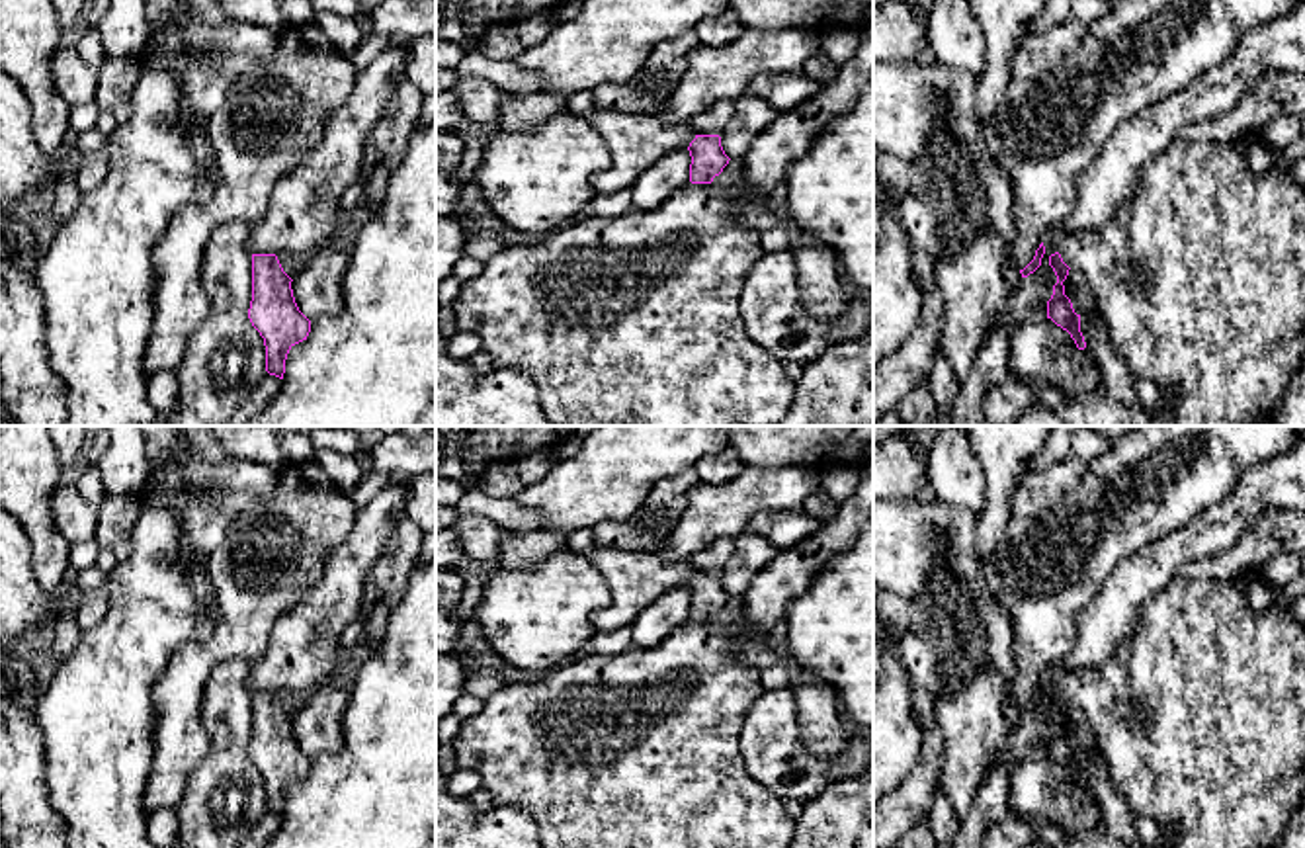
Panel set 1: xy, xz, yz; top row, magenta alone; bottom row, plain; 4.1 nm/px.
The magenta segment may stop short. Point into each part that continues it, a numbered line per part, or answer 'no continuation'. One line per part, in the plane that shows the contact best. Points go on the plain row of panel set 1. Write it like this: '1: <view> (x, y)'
1: xz (712, 559)

